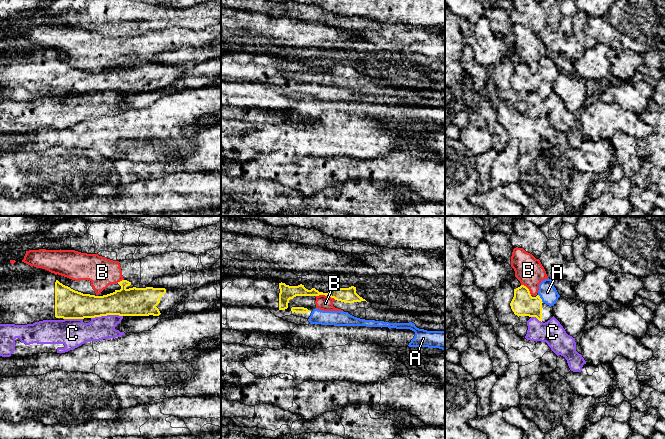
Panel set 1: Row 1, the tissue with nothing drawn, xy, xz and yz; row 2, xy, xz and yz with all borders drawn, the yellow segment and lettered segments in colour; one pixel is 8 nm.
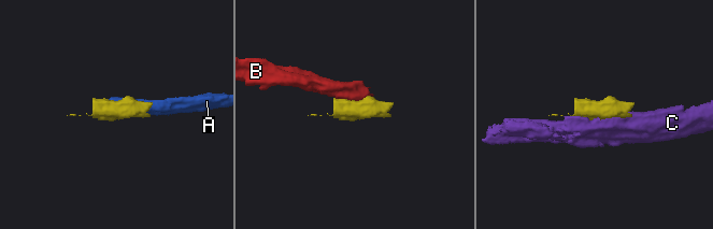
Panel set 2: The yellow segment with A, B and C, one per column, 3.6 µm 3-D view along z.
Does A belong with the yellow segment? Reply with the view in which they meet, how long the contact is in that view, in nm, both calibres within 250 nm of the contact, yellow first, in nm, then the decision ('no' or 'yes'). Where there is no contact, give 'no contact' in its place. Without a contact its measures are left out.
contact in yz; length 80 nm; calibres 190 and 140 nm; yes

